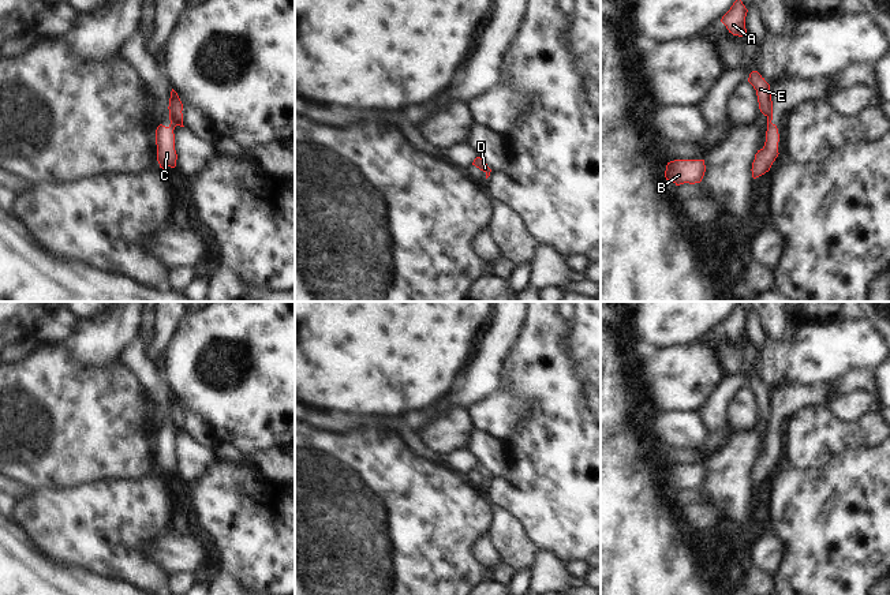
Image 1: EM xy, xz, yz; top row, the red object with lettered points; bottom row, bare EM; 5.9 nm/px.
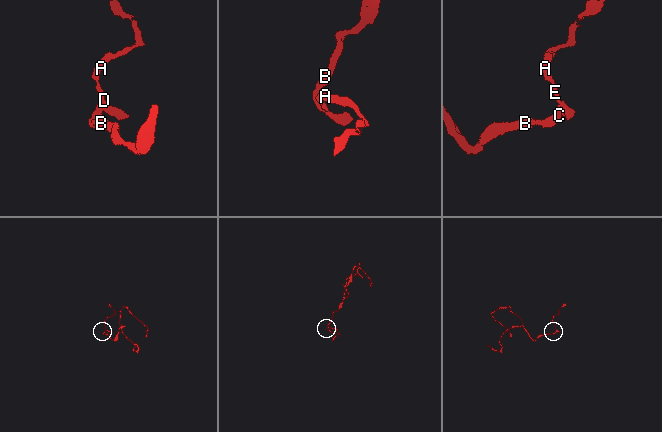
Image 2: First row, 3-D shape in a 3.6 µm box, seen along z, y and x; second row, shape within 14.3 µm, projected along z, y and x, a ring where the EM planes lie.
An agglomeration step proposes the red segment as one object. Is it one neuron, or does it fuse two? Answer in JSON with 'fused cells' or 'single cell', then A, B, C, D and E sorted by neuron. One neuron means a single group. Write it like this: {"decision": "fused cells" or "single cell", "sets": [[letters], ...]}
{"decision": "fused cells", "sets": [["A", "D", "E"], ["B", "C"]]}

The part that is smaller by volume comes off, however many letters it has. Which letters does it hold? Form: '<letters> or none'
A, D, E

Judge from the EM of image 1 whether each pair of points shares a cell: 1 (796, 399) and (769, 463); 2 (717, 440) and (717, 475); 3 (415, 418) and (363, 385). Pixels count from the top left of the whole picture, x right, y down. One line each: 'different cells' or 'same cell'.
1: same cell
2: different cells
3: different cells

